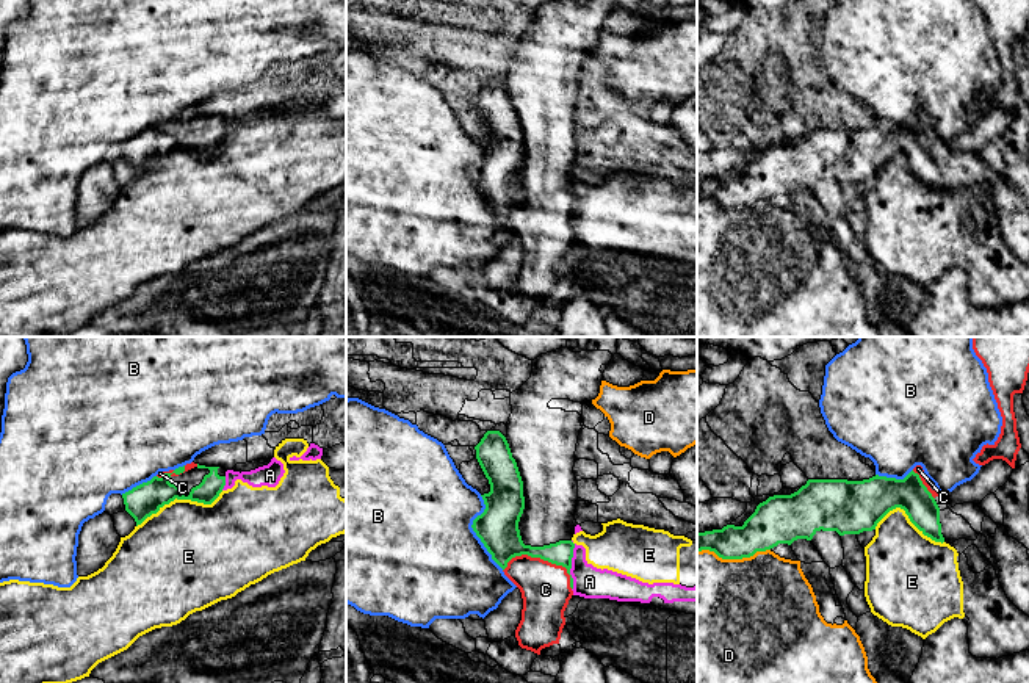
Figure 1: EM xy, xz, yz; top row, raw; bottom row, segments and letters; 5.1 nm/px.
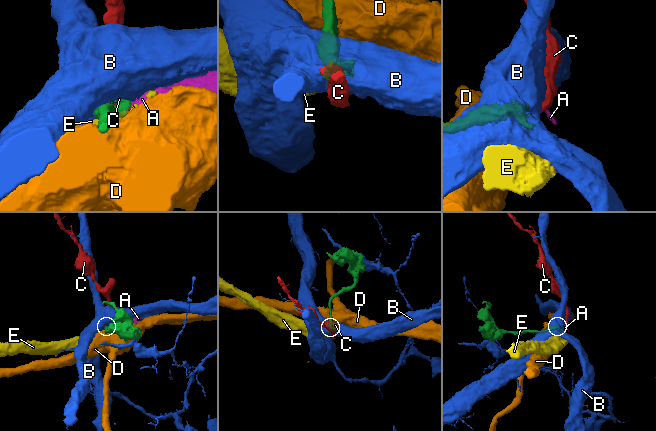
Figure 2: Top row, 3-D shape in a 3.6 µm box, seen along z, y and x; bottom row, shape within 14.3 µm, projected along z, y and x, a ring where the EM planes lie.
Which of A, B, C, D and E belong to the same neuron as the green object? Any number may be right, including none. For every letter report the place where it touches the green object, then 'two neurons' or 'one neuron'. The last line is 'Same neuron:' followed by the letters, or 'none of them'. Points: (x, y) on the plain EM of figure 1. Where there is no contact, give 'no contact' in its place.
A: xz (570, 215) | two neurons
B: xz (475, 180) | two neurons
C: xz (542, 207) | two neurons
D: yz (733, 207) | two neurons
E: xy (179, 148) | two neurons
Same neuron: none of them

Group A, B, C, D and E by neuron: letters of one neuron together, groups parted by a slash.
A E / B / C / D

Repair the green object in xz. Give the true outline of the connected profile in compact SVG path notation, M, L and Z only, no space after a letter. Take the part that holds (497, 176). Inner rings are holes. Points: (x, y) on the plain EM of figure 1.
M487 80L475 99L490 141L481 144L486 158L471 177L492 208L504 219L512 207L528 204L562 215L570 224L575 197L572 190L543 196L525 194L522 190L518 171L525 158L523 130L506 86L500 80Z

